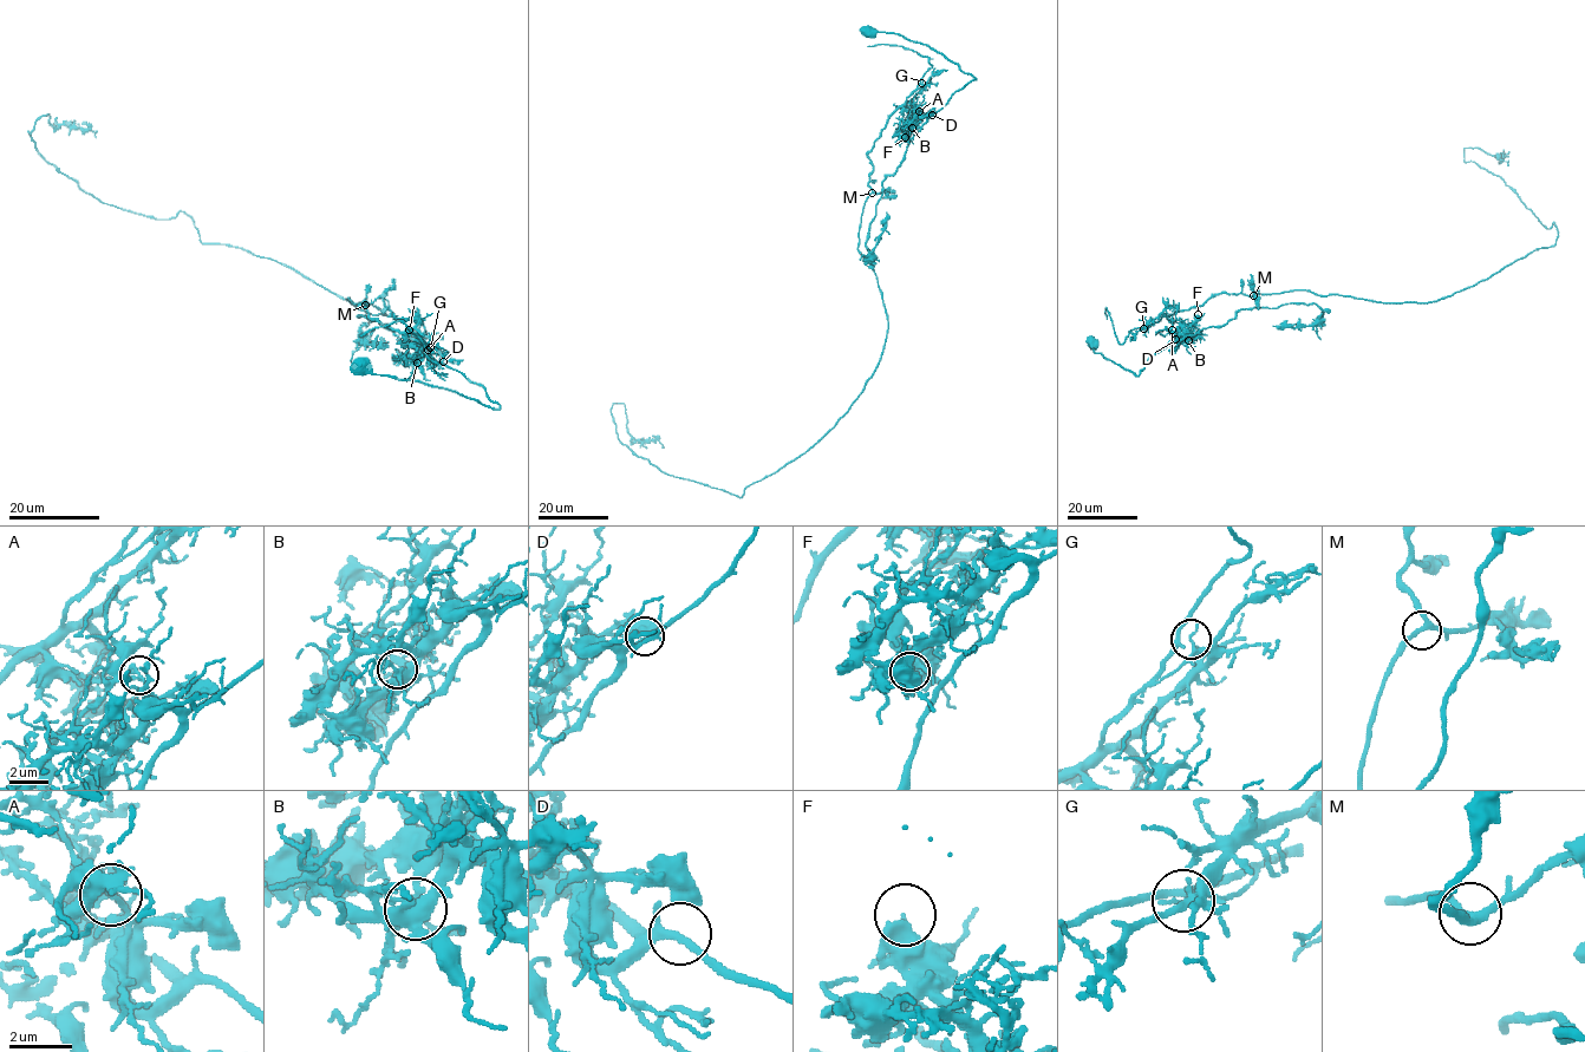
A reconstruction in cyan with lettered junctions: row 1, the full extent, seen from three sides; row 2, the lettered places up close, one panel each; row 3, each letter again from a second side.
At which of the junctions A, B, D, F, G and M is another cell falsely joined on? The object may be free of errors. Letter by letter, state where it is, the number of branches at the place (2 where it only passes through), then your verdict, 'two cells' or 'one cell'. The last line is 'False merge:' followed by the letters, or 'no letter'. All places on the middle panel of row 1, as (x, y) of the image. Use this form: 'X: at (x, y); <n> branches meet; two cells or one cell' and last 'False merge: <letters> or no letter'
A: at (919, 111); 3 branches meet; two cells
B: at (912, 128); 4 branches meet; one cell
D: at (932, 115); 3 branches meet; one cell
F: at (905, 137); 3 branches meet; one cell
G: at (921, 83); 2 branches meet; one cell
M: at (872, 193); 3 branches meet; one cell
False merge: A

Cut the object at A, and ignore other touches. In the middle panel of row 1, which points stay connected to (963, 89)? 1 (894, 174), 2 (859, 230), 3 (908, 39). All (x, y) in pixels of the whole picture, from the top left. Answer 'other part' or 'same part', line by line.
1: same part
2: other part
3: same part

